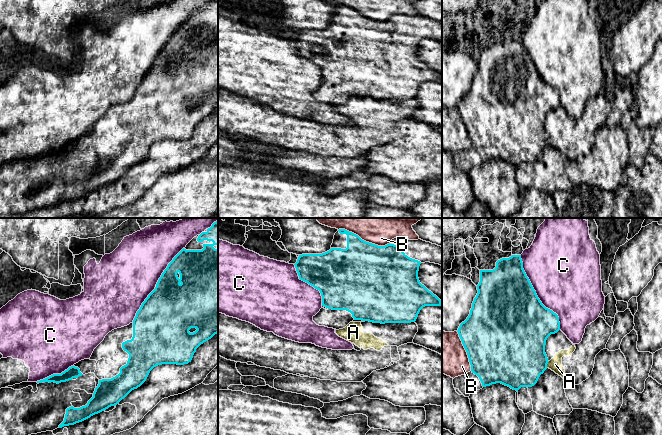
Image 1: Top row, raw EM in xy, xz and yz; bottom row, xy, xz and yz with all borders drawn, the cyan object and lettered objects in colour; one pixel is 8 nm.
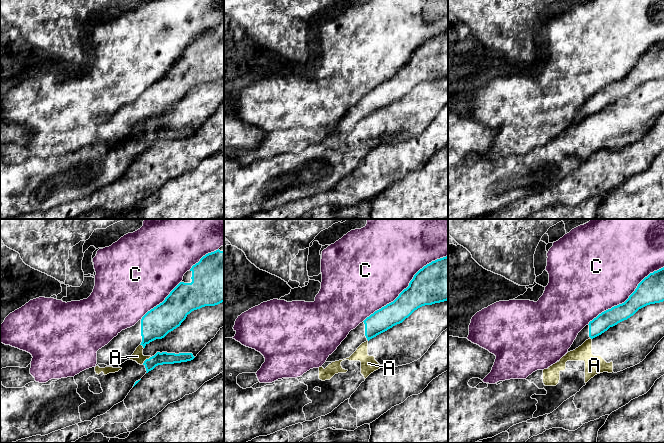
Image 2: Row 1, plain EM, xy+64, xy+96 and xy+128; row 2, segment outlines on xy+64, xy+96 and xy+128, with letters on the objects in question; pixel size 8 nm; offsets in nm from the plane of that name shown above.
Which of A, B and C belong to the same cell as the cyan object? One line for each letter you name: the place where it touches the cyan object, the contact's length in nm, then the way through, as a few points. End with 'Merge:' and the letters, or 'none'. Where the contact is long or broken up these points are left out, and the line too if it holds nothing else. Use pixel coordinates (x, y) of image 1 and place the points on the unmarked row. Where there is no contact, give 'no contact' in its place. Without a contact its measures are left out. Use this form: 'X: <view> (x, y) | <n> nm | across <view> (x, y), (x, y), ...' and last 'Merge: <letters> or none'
Merge: none

